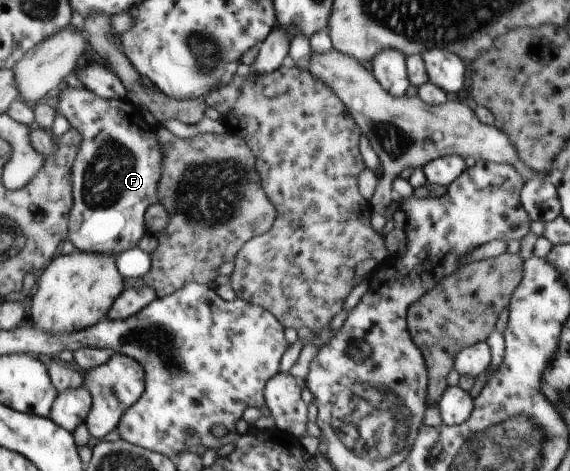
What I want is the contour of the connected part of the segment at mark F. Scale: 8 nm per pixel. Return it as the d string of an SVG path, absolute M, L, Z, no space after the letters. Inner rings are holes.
M64 85L58 90L57 94L59 96L58 106L56 108L57 113L63 115L70 122L71 127L77 128L82 135L78 157L74 161L74 166L72 167L72 184L75 190L75 207L70 213L70 238L74 241L77 249L86 252L119 255L119 253L137 248L139 241L141 241L141 237L143 237L145 233L149 233L146 222L146 211L152 203L158 203L160 201L158 185L162 178L162 169L164 168L166 155L164 154L162 143L158 138L157 131L159 131L159 127L147 123L147 121L143 119L143 113L141 113L142 109L140 106L127 97L124 99L105 99L99 97L99 95L94 91L91 91L89 88L84 87L78 89Z

